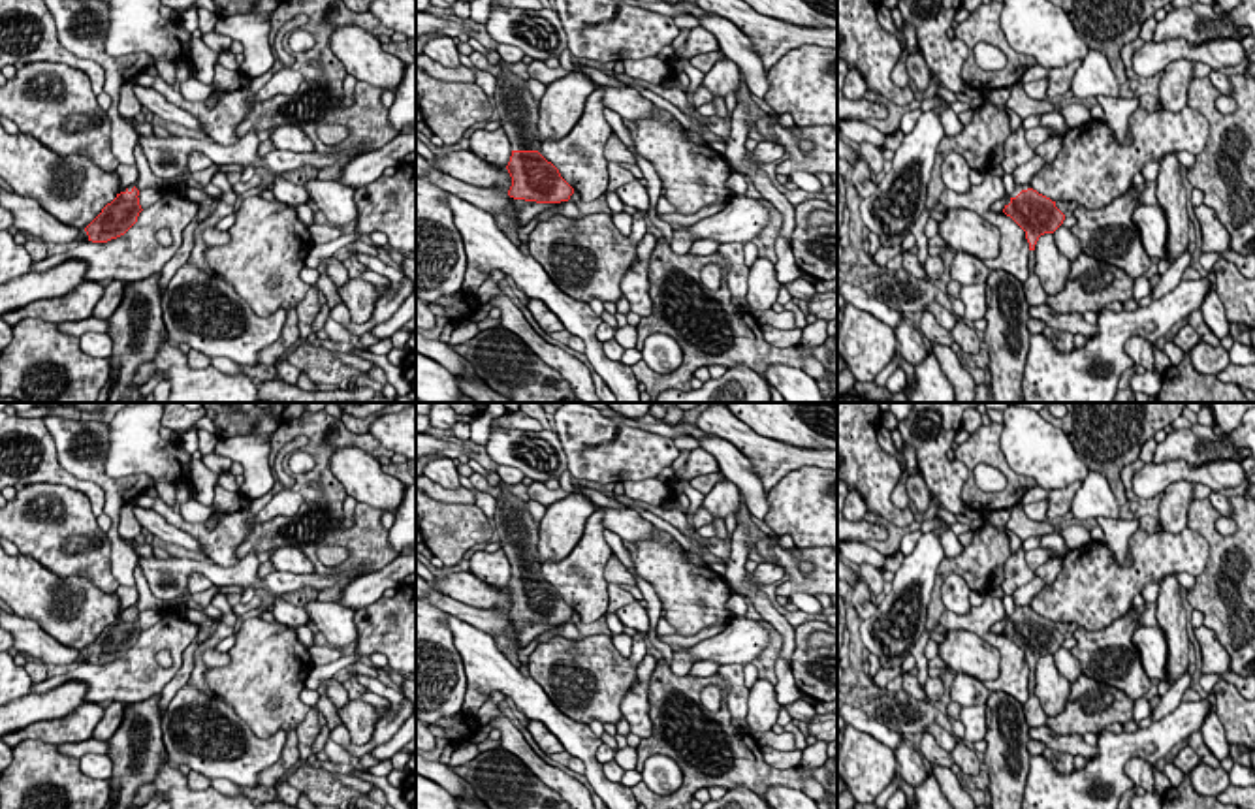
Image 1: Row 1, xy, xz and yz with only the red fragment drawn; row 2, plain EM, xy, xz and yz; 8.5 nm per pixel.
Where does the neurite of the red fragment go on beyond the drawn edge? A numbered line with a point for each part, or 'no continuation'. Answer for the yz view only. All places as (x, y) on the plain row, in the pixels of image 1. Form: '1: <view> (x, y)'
1: yz (1033, 713)

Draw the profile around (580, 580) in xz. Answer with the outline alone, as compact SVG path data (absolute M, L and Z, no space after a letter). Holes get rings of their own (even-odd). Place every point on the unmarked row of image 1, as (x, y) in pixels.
M604 510L587 517L583 534L568 557L542 564L542 578L551 583L561 598L593 623L608 613L608 581L604 568L613 555L604 538Z

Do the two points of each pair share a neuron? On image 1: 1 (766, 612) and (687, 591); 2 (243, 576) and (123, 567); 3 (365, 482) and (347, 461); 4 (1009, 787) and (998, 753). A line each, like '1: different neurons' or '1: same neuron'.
1: different neurons
2: different neurons
3: same neuron
4: same neuron

